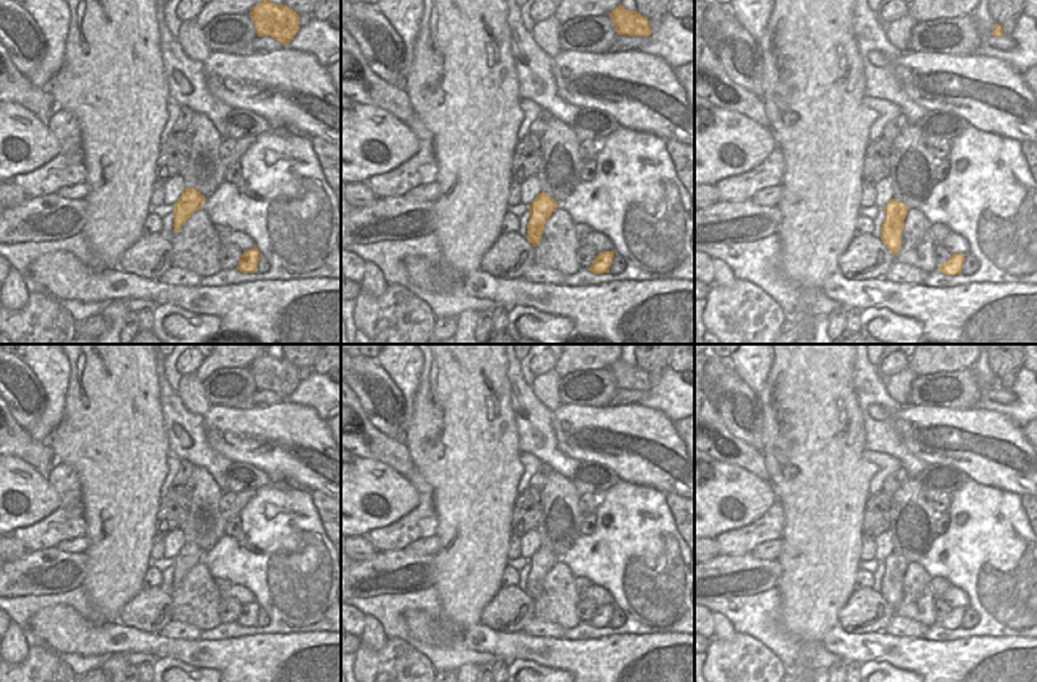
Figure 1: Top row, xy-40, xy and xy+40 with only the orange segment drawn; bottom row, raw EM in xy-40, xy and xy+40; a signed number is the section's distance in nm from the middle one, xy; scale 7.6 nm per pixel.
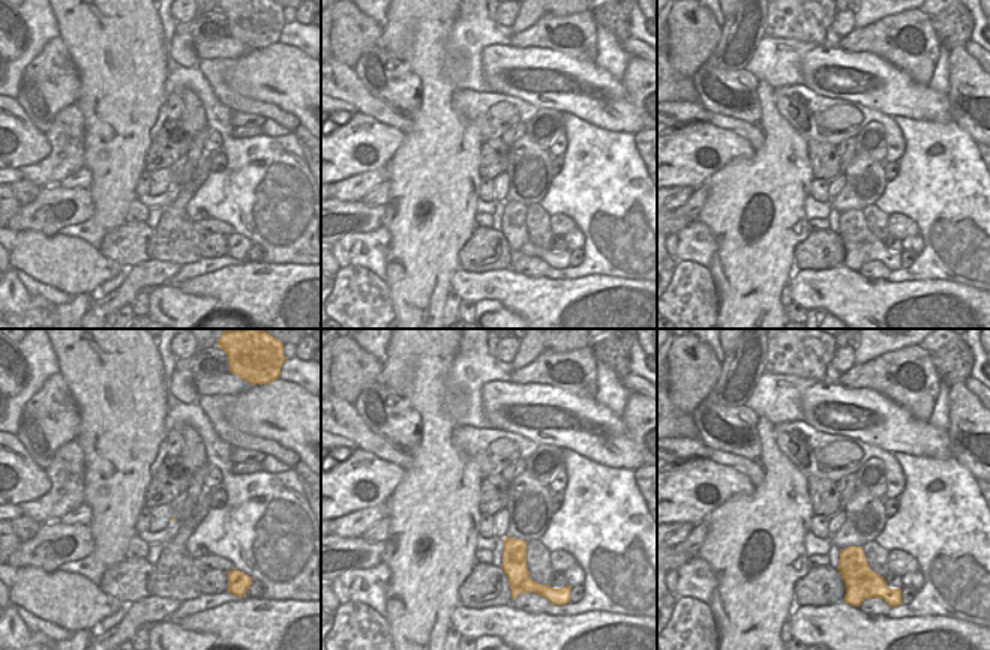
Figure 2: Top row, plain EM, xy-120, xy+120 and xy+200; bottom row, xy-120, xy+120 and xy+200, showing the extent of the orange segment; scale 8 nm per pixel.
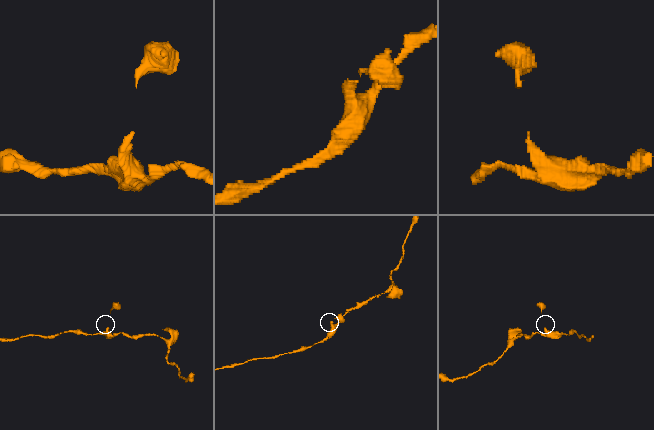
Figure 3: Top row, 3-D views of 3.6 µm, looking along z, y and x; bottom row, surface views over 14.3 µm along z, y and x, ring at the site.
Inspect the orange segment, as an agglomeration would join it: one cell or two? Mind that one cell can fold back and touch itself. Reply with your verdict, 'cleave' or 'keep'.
keep

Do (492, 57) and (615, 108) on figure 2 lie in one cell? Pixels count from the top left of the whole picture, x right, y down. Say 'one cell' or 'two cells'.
one cell

